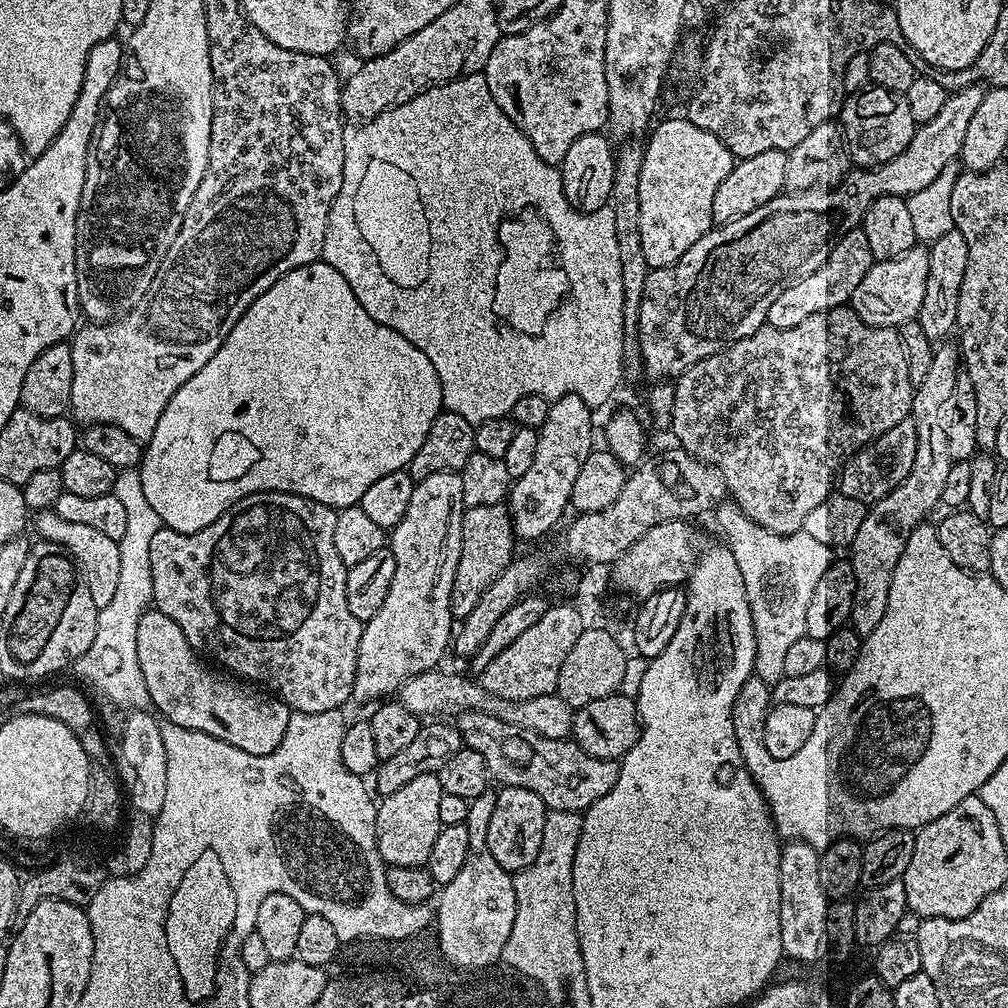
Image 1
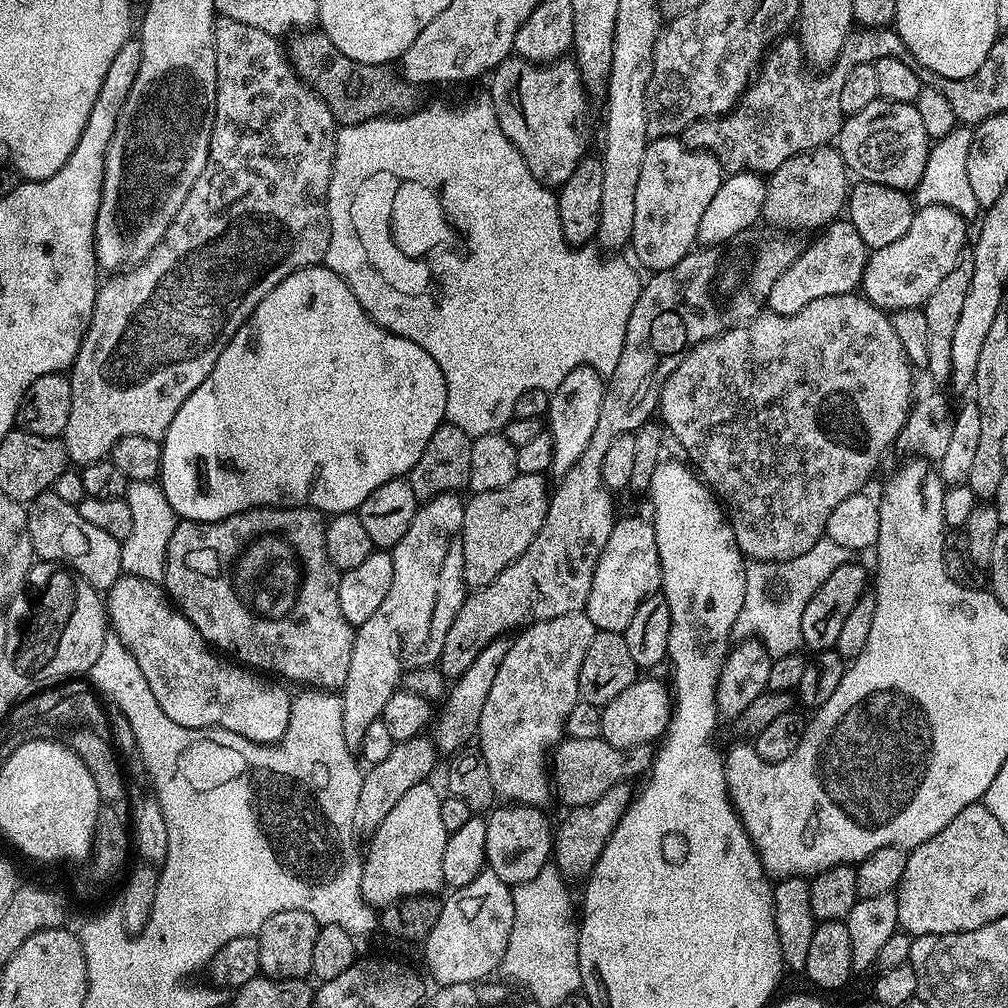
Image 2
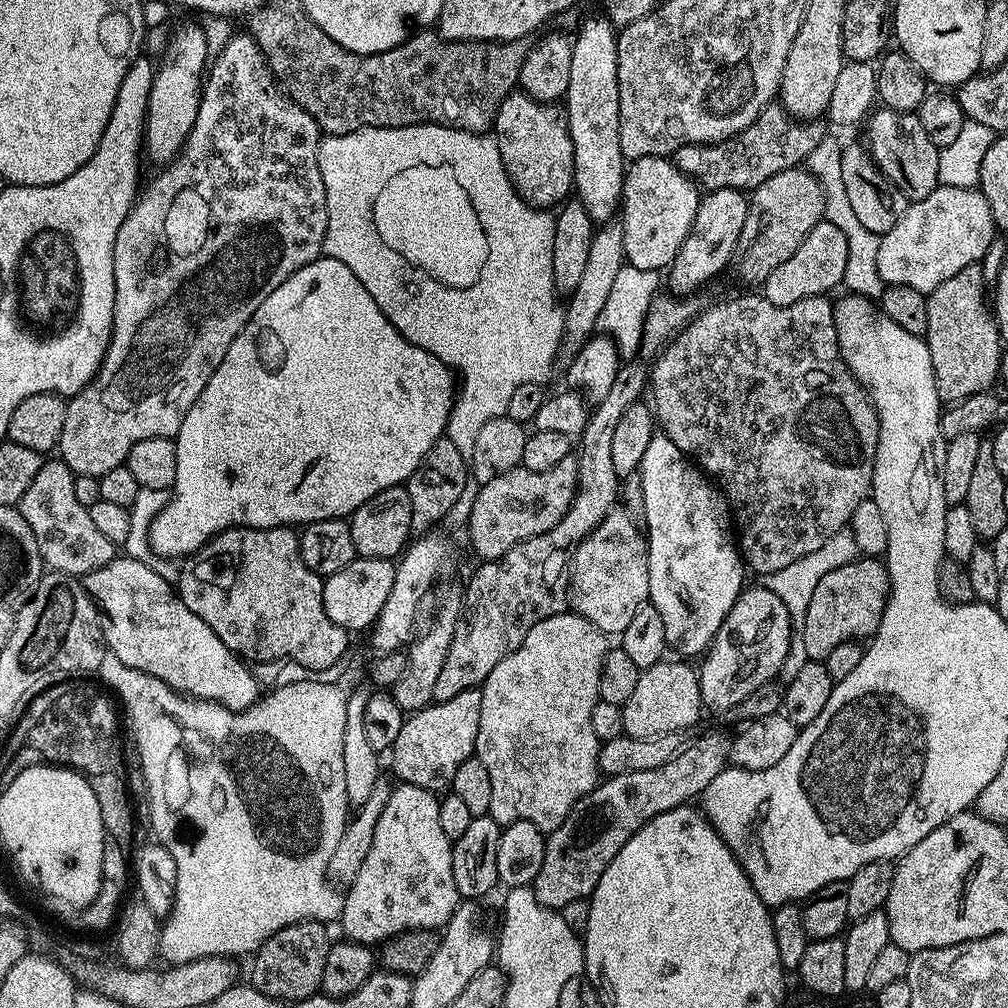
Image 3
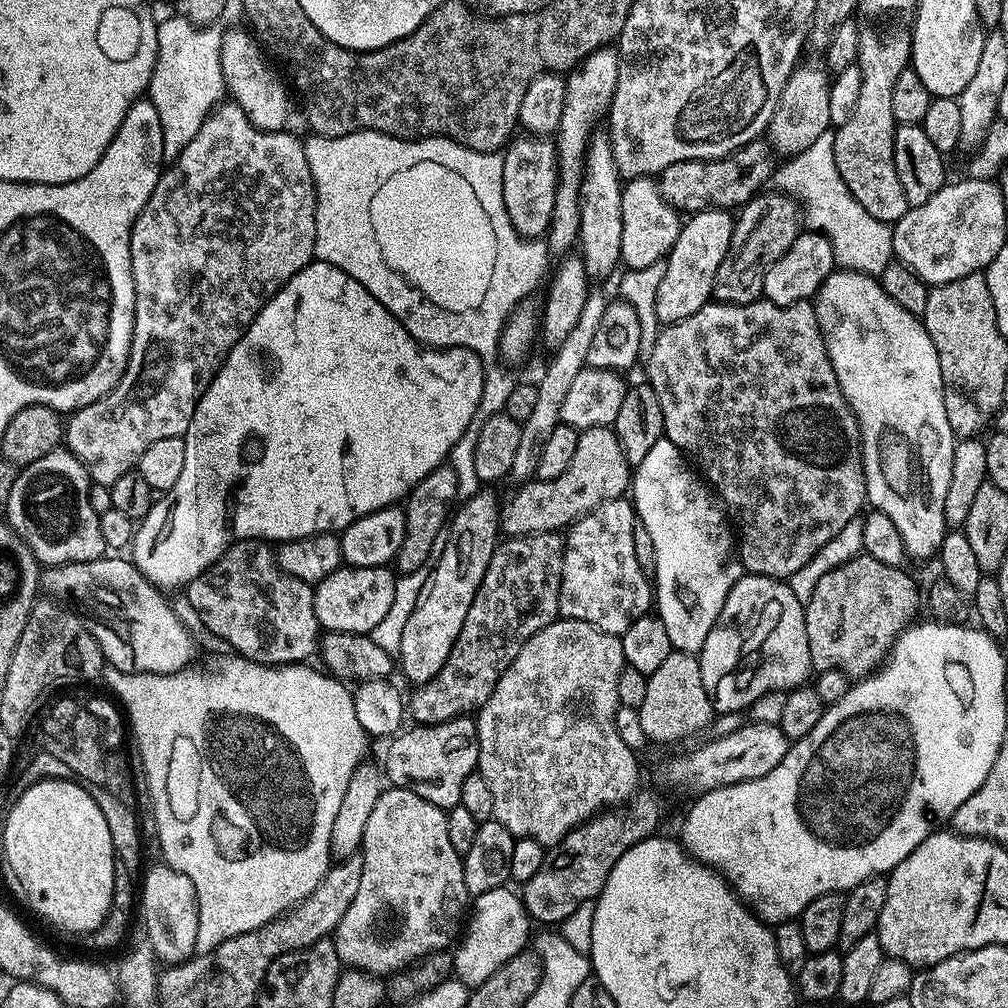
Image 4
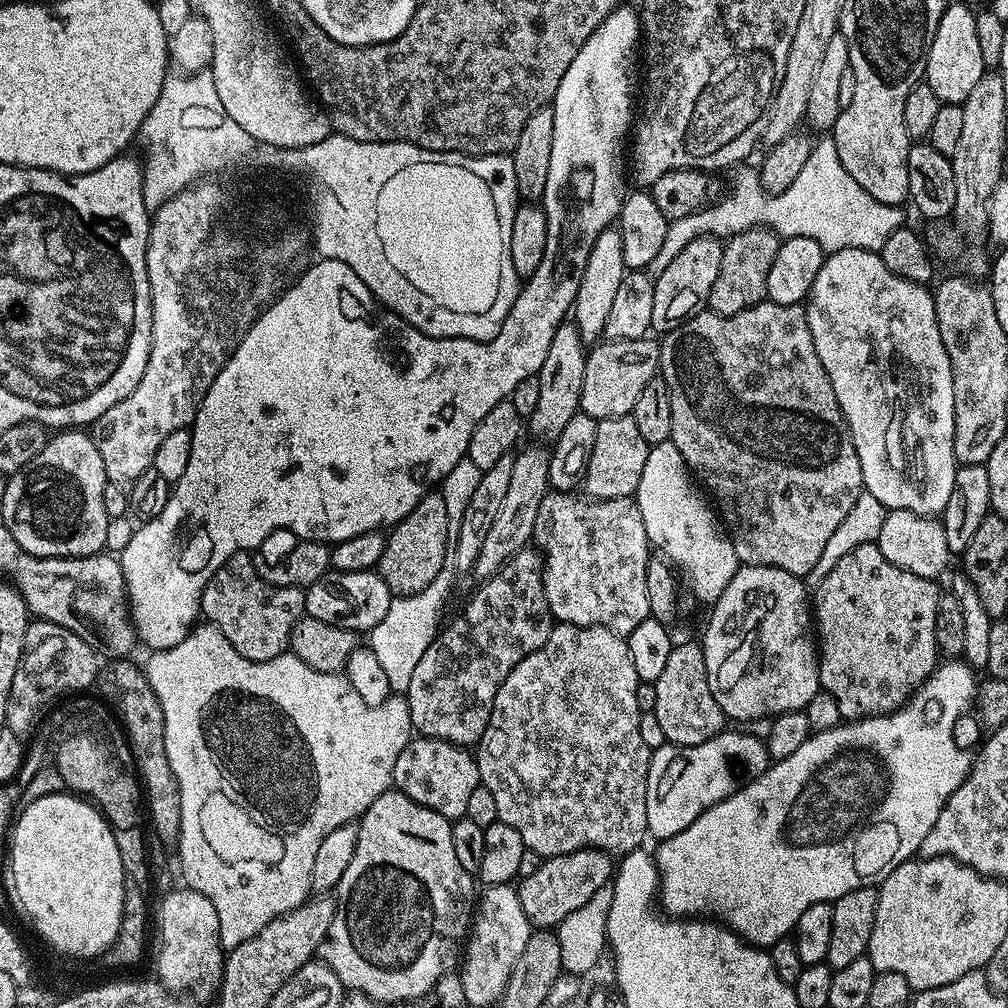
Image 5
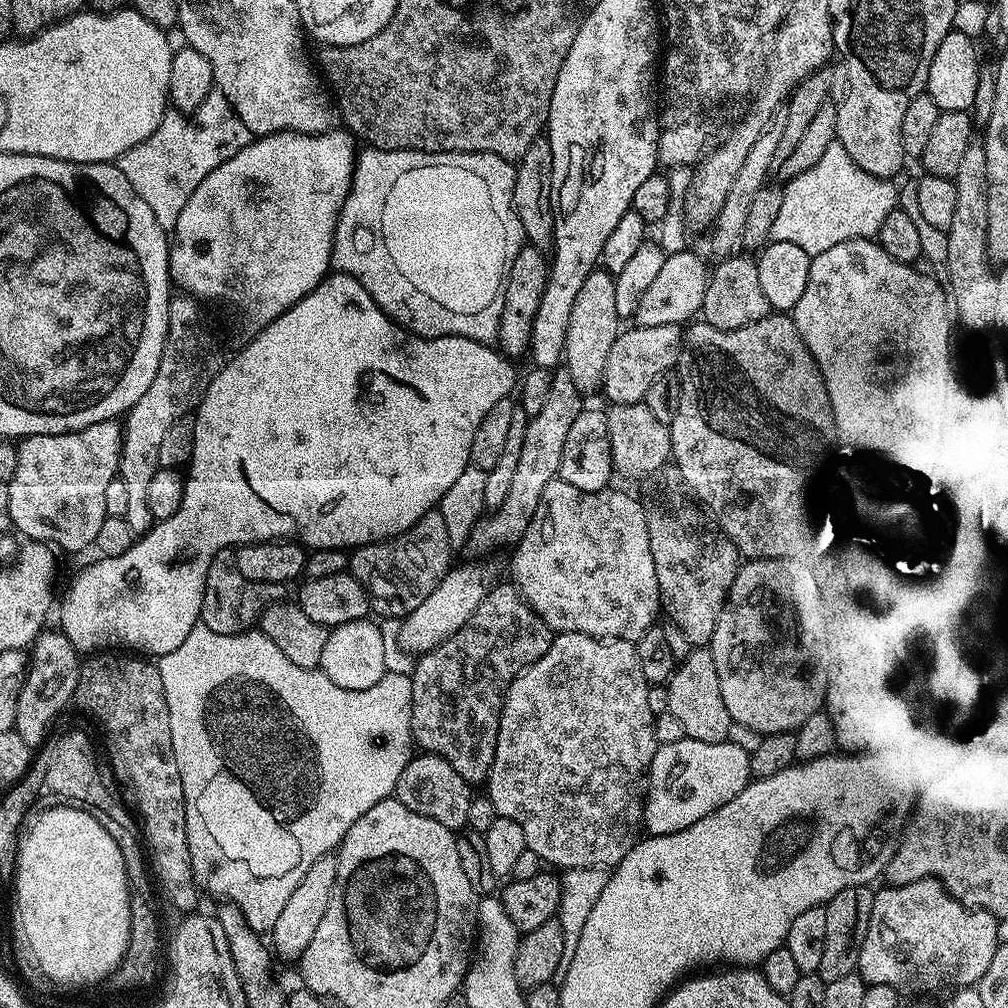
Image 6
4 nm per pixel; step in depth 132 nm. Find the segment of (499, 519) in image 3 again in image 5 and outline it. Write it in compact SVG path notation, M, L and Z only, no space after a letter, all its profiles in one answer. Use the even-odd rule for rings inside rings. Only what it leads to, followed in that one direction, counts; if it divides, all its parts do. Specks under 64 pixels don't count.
M632 415L606 418L596 421L594 450L586 466L582 488L593 500L617 500L636 495L638 482L642 482L642 470L646 467L649 445L638 431Z

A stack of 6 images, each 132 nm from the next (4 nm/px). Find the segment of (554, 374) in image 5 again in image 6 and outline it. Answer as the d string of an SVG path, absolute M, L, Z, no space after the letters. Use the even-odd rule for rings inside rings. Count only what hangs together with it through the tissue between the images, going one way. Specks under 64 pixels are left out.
M567 370L555 373L550 382L550 394L538 414L528 417L526 438L522 438L522 454L518 454L518 470L514 470L514 479L510 481L510 491L506 494L506 502L479 519L473 526L470 539L471 547L480 552L492 552L503 544L515 545L522 538L526 526L534 518L534 510L538 510L538 502L542 502L542 490L554 479L557 479L562 462L562 446L566 443L566 434L574 418L586 407L585 397L574 386Z

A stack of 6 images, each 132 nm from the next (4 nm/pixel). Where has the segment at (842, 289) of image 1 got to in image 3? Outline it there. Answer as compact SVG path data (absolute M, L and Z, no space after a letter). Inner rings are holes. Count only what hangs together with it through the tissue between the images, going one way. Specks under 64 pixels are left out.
M822 219L802 238L802 246L782 262L782 266L777 266L766 278L762 285L762 294L774 306L790 307L794 302L802 302L802 298L811 296L823 296L831 293L831 288L840 288L844 283L846 274L846 262L848 261L848 247L846 246L846 234L834 226L834 222Z

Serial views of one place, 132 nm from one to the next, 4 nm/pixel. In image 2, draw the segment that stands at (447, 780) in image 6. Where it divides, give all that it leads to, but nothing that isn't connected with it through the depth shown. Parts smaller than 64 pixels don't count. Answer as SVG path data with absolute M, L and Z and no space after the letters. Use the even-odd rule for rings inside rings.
M508 638L492 640L490 646L486 646L486 650L482 650L482 654L478 654L478 658L474 658L471 666L461 676L455 677L453 684L456 685L453 688L451 685L447 689L446 699L442 704L444 709L441 712L439 709L438 715L430 728L431 739L441 753L459 753L465 747L464 739L471 732L473 735L474 729L480 722L482 706L486 706L486 698L490 694L490 686L494 682L494 677L498 675L498 666L502 666L502 658L506 658L511 645L512 640Z

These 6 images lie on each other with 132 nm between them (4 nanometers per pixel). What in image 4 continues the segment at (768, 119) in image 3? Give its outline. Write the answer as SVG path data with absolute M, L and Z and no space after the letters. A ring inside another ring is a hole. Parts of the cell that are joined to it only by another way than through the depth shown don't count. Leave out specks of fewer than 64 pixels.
M761 138L751 140L730 156L674 162L674 166L666 166L666 170L660 172L658 183L662 198L681 214L705 212L707 208L739 210L771 181L773 167L772 145L767 139Z

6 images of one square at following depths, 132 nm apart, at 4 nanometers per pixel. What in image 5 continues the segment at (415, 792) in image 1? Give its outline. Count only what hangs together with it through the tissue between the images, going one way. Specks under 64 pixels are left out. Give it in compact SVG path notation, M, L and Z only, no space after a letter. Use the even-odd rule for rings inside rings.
M389 790L383 792L378 798L374 798L374 802L370 802L370 806L364 811L363 816L359 817L356 829L358 830L358 842L354 846L354 858L350 858L350 866L346 866L342 878L335 886L334 922L330 922L330 930L320 944L318 956L322 963L330 966L330 970L334 970L334 974L338 974L345 989L366 994L386 1006L394 1006L398 1002L406 1002L410 998L418 998L422 994L426 994L432 989L434 982L438 982L438 978L442 978L442 974L453 971L457 967L462 956L462 945L469 935L470 925L474 919L474 905L478 900L478 888L474 883L473 873L462 870L462 865L454 855L451 823L442 814L414 802L414 798L410 798L406 794Z

